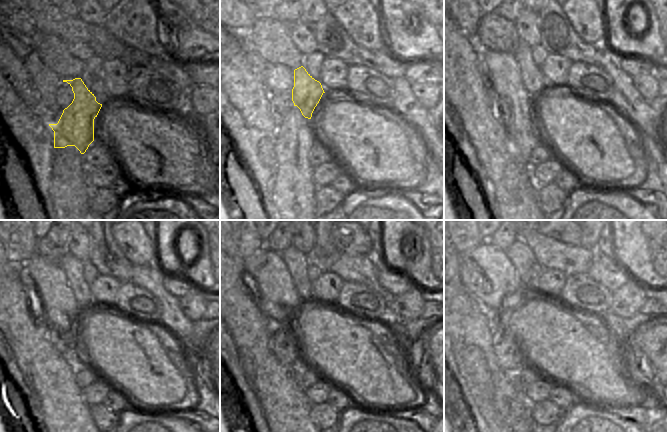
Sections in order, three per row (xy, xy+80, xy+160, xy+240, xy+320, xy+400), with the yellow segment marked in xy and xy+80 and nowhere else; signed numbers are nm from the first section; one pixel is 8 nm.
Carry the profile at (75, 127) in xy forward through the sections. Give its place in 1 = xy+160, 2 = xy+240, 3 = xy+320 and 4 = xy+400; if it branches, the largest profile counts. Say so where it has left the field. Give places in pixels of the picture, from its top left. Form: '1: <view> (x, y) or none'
1: xy+160 (534, 81)
2: xy+240 (74, 268)
3: xy+320 (297, 262)
4: xy+400 (521, 256)

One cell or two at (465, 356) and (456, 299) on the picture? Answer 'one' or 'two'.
one

